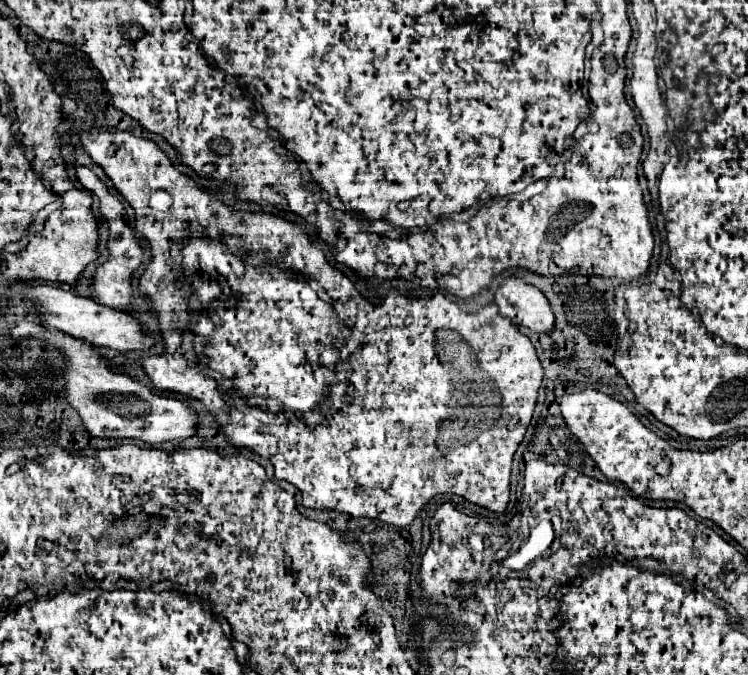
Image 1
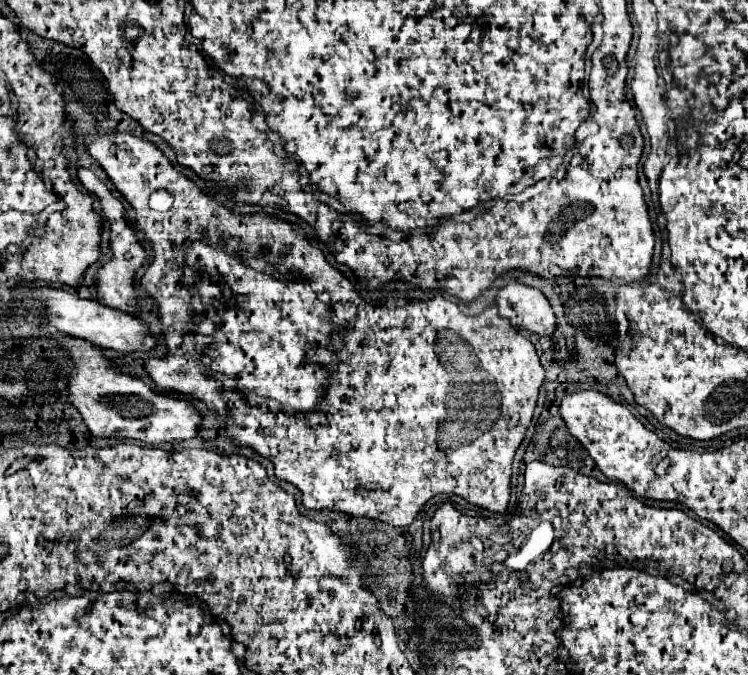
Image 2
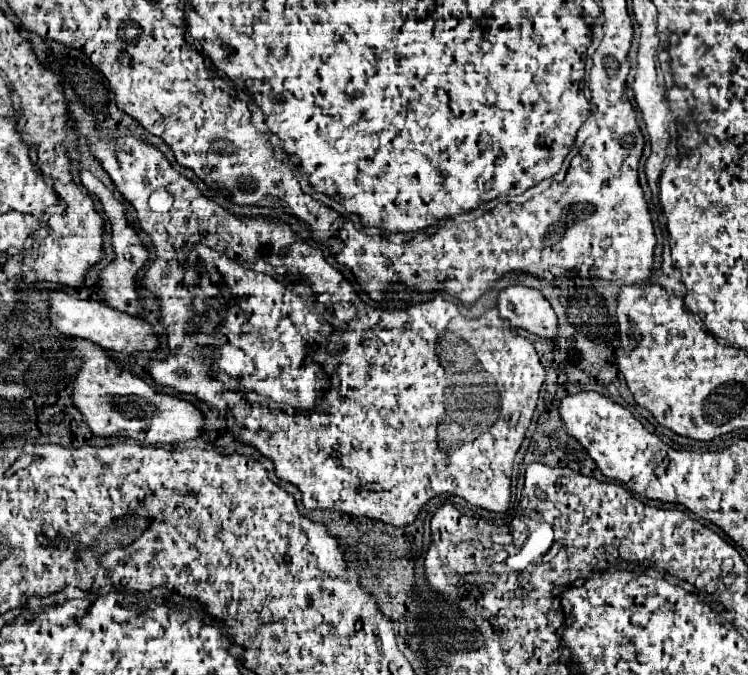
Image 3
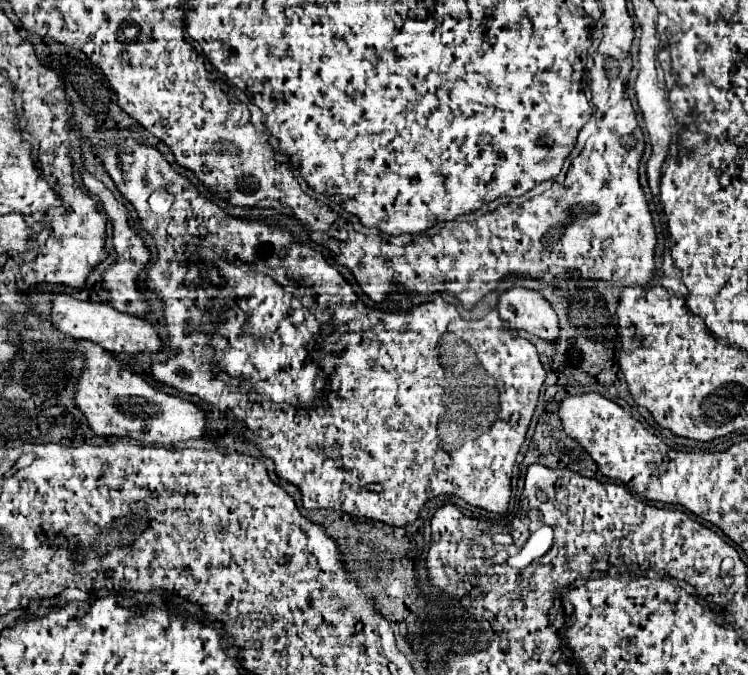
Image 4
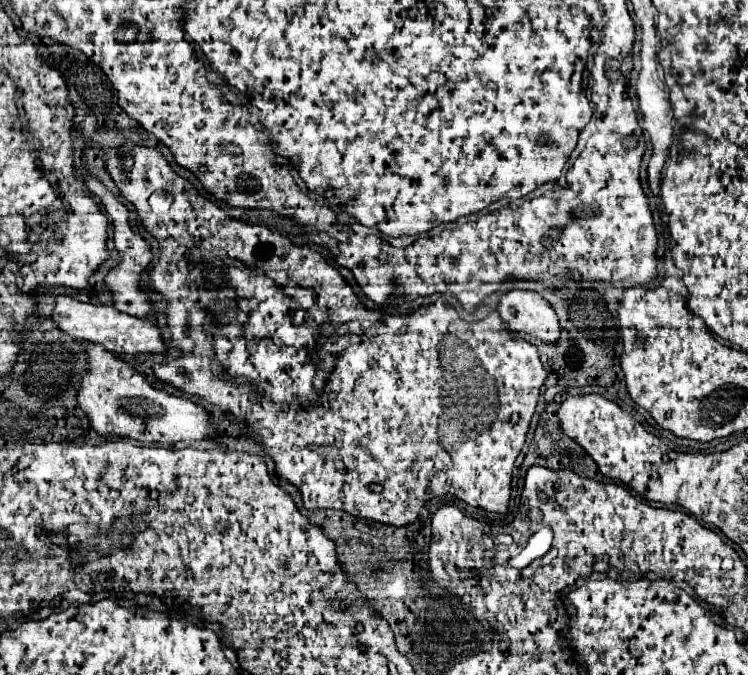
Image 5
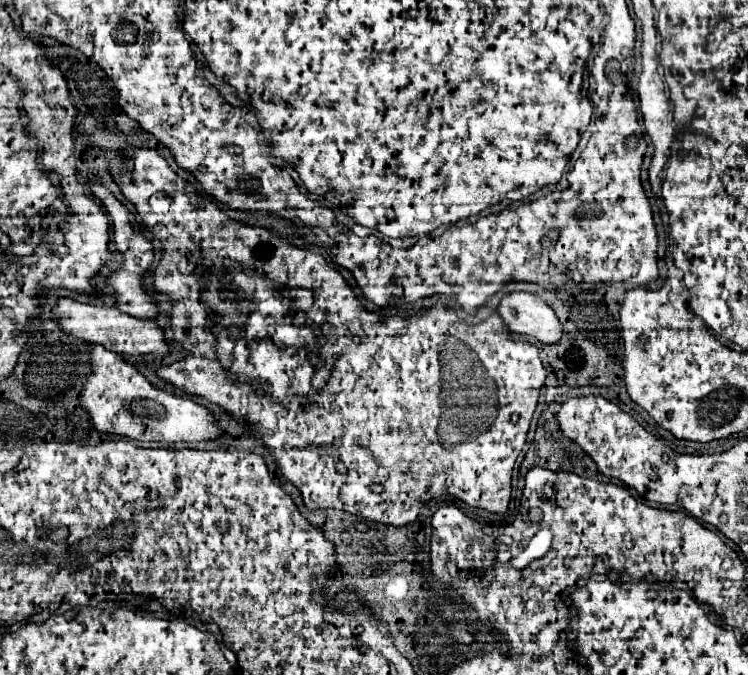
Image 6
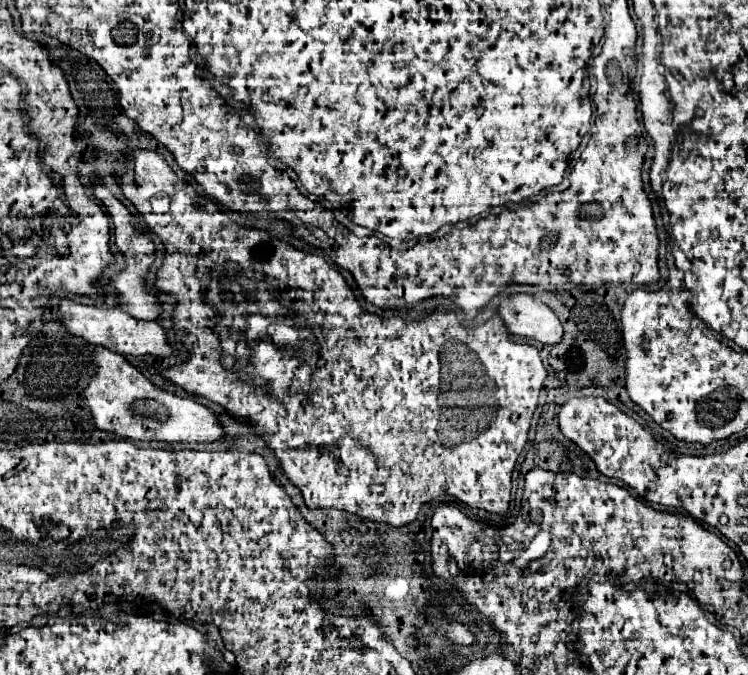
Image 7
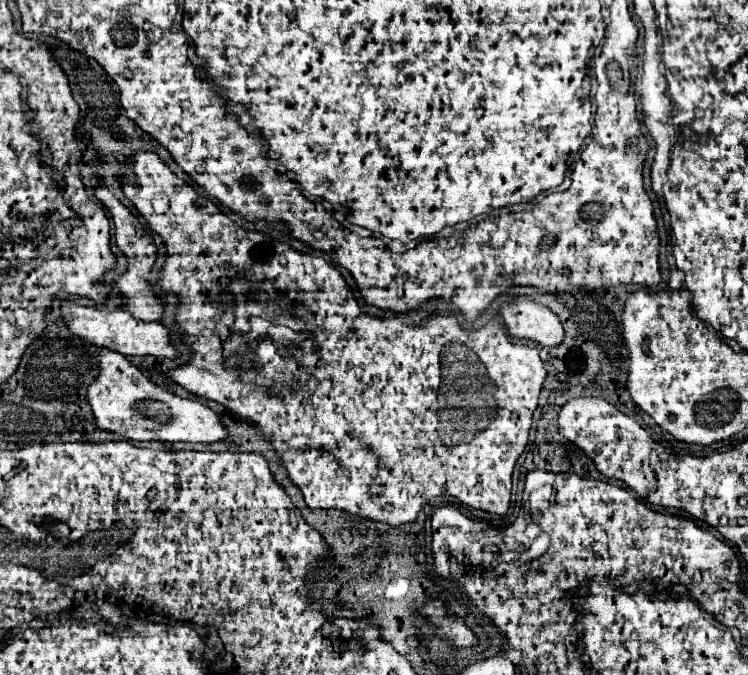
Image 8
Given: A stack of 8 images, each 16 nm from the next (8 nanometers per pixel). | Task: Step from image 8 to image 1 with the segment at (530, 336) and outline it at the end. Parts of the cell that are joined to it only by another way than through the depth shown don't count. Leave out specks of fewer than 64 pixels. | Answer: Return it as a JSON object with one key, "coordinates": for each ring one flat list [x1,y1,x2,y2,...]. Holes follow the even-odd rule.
{"coordinates":[[508,278,498,288,496,306,500,316,510,318,516,326,538,334,550,334,554,330,554,314,546,296,520,278]]}

